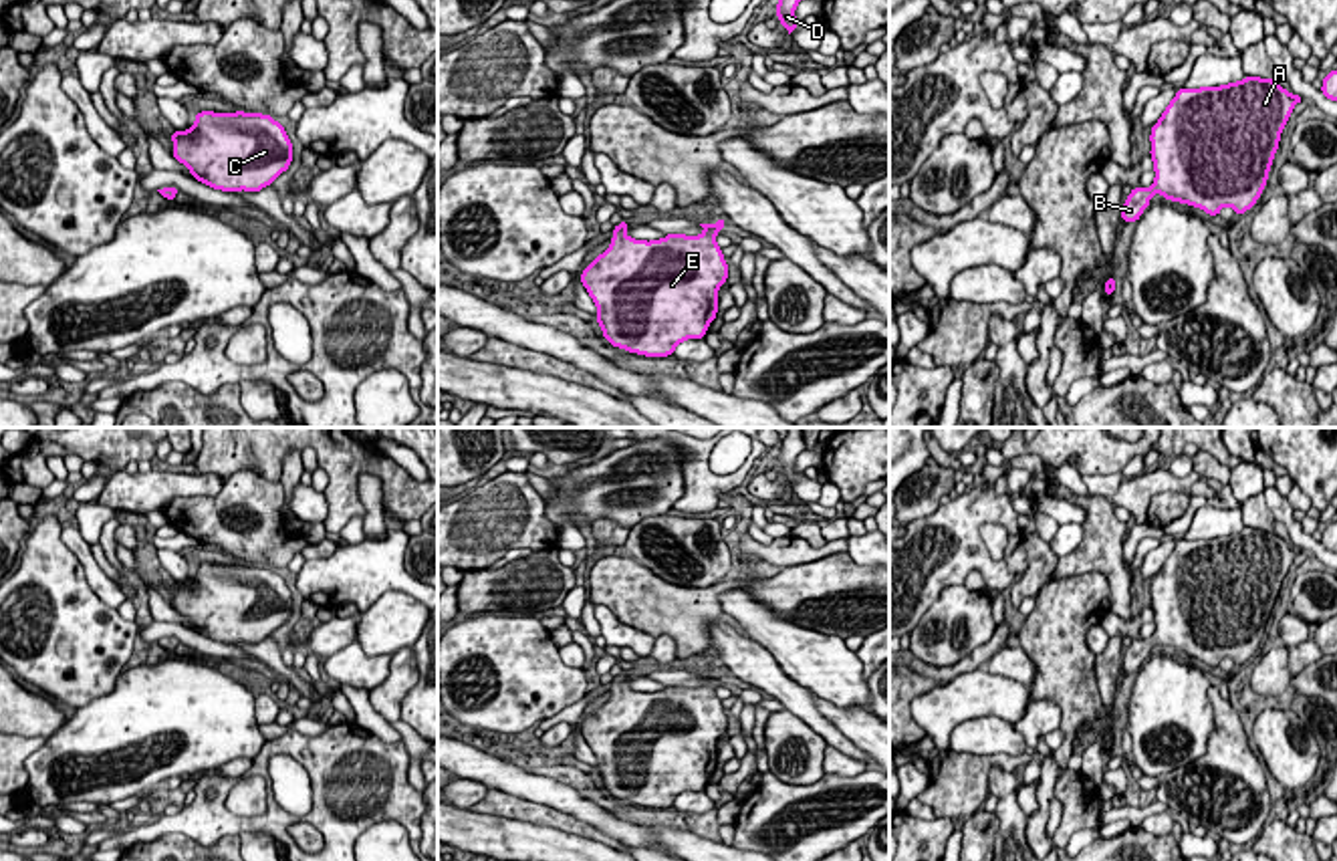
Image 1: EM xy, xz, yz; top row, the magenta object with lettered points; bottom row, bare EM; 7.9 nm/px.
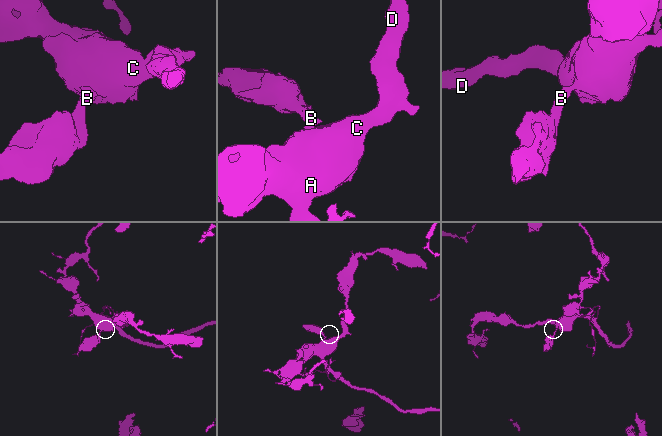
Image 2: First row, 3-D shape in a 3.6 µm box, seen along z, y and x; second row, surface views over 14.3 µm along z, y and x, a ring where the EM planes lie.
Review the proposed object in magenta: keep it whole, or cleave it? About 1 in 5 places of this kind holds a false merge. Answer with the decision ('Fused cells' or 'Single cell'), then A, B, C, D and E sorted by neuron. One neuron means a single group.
Single cell. Groups: A B C D E

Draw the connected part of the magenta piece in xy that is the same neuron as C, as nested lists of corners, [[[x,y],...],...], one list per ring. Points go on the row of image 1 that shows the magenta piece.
[[[200,111],[188,131],[173,131],[171,155],[192,177],[222,192],[260,192],[292,161],[292,143],[270,115]]]

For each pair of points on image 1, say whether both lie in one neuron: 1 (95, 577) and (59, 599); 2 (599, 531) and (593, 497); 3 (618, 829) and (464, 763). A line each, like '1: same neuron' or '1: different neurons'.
1: different neurons
2: different neurons
3: same neuron

